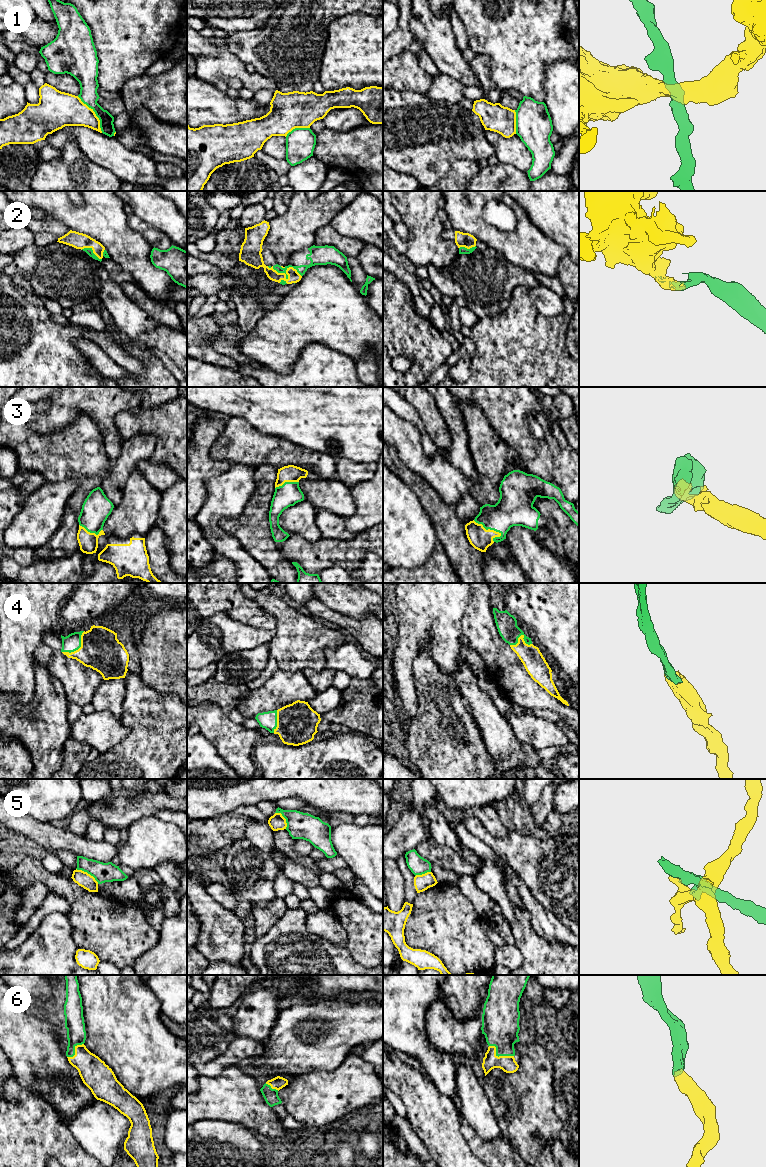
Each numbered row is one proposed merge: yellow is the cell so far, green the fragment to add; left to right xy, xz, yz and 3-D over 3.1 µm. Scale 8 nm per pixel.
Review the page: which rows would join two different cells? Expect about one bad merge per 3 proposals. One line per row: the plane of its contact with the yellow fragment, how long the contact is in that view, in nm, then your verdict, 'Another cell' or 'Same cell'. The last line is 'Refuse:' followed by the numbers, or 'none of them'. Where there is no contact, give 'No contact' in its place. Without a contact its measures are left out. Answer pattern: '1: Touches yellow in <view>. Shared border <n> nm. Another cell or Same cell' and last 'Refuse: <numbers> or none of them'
1: Touches yellow in xy. Shared border 360 nm. Another cell
2: Touches yellow in xz. Shared border 300 nm. Same cell
3: Touches yellow in yz. Shared border 260 nm. Same cell
4: Touches yellow in xy. Shared border 260 nm. Same cell
5: Touches yellow in xy. Shared border 220 nm. Another cell
6: Touches yellow in yz. Shared border 220 nm. Same cell
Refuse: 1, 5

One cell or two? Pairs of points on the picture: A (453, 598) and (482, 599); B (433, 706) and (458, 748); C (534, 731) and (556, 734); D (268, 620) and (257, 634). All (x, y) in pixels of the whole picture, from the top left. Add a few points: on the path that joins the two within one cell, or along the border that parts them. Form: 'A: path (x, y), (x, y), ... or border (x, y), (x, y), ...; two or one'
A: border (469, 593), (467, 607), (461, 621); two
B: path (443, 716), (452, 725), (458, 738); one
C: path (539, 733), (551, 734); one
D: border (239, 620), (246, 624), (274, 631); two

